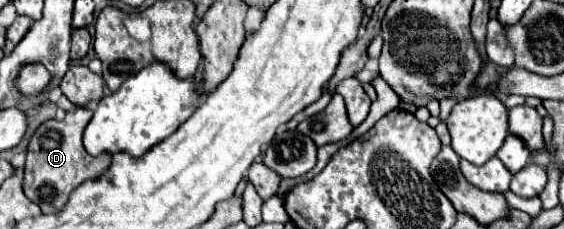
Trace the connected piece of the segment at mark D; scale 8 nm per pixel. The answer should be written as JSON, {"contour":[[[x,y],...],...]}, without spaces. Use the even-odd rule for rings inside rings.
{"contour":[[[77,107],[75,111],[67,113],[63,121],[55,121],[55,119],[45,121],[29,141],[23,191],[33,203],[41,207],[43,213],[57,213],[59,209],[63,209],[65,203],[69,201],[69,193],[75,187],[79,187],[89,179],[101,177],[103,171],[107,171],[107,167],[111,165],[109,153],[91,157],[81,143],[83,129],[87,127],[91,115],[93,111]]]}

